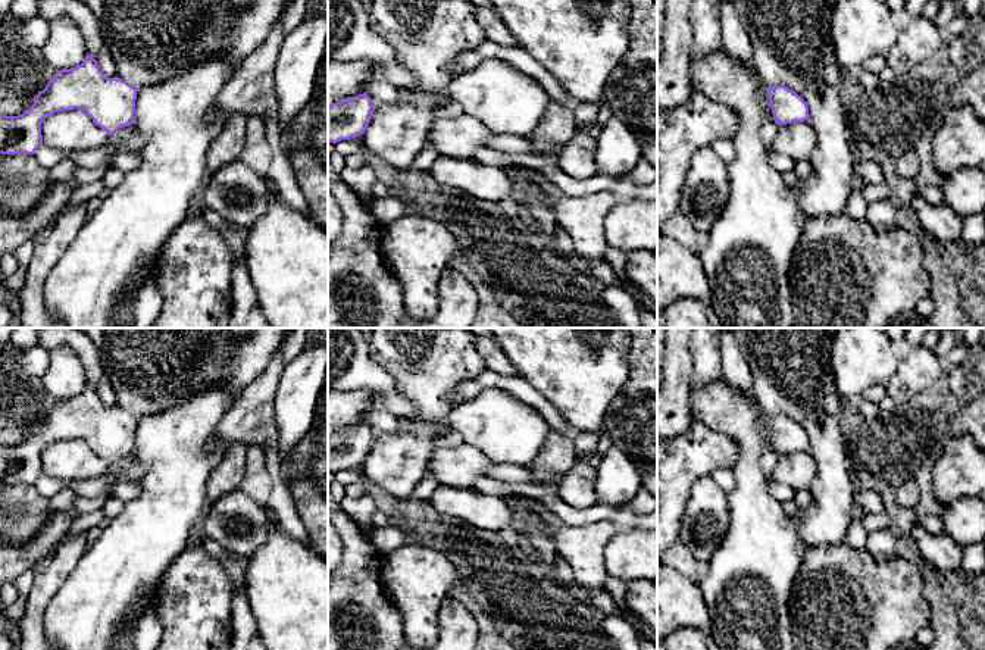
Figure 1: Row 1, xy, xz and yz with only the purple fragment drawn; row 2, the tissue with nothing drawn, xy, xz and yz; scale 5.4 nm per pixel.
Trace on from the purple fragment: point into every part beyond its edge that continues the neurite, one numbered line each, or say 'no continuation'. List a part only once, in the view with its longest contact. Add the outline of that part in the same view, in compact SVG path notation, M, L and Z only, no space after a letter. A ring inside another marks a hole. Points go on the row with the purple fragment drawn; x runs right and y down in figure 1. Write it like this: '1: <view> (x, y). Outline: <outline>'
no continuation

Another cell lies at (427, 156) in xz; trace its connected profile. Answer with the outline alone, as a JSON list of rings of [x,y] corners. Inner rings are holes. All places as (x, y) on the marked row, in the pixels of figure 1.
[[[423,146],[413,160],[413,166],[420,171],[431,171],[438,159],[438,153],[431,146]]]

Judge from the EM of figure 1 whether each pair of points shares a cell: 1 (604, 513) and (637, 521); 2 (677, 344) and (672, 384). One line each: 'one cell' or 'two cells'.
1: one cell
2: one cell

